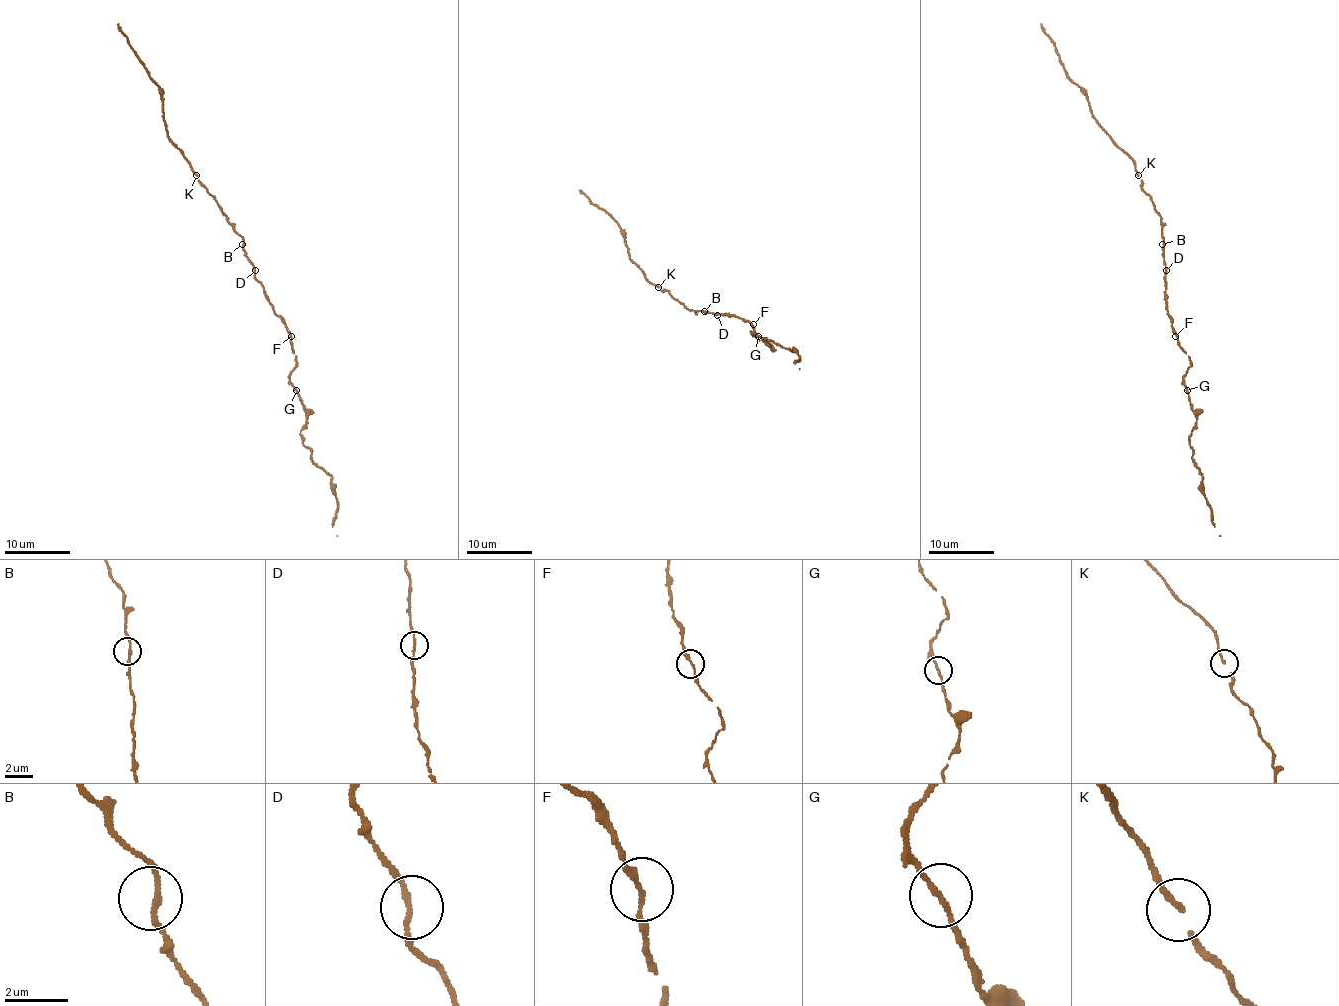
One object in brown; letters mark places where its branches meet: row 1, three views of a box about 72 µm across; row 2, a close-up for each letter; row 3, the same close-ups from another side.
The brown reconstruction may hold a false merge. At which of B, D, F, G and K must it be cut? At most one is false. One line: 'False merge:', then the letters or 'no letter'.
False merge: no letter

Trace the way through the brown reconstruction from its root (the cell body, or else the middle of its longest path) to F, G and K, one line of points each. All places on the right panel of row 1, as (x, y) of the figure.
F: (1166, 268), (1166, 308), (1175, 336)
G: (1166, 268), (1167, 314), (1177, 344), (1189, 355), (1190, 362), (1184, 376), (1187, 390)
K: (1166, 268), (1161, 216), (1143, 190), (1138, 175)

